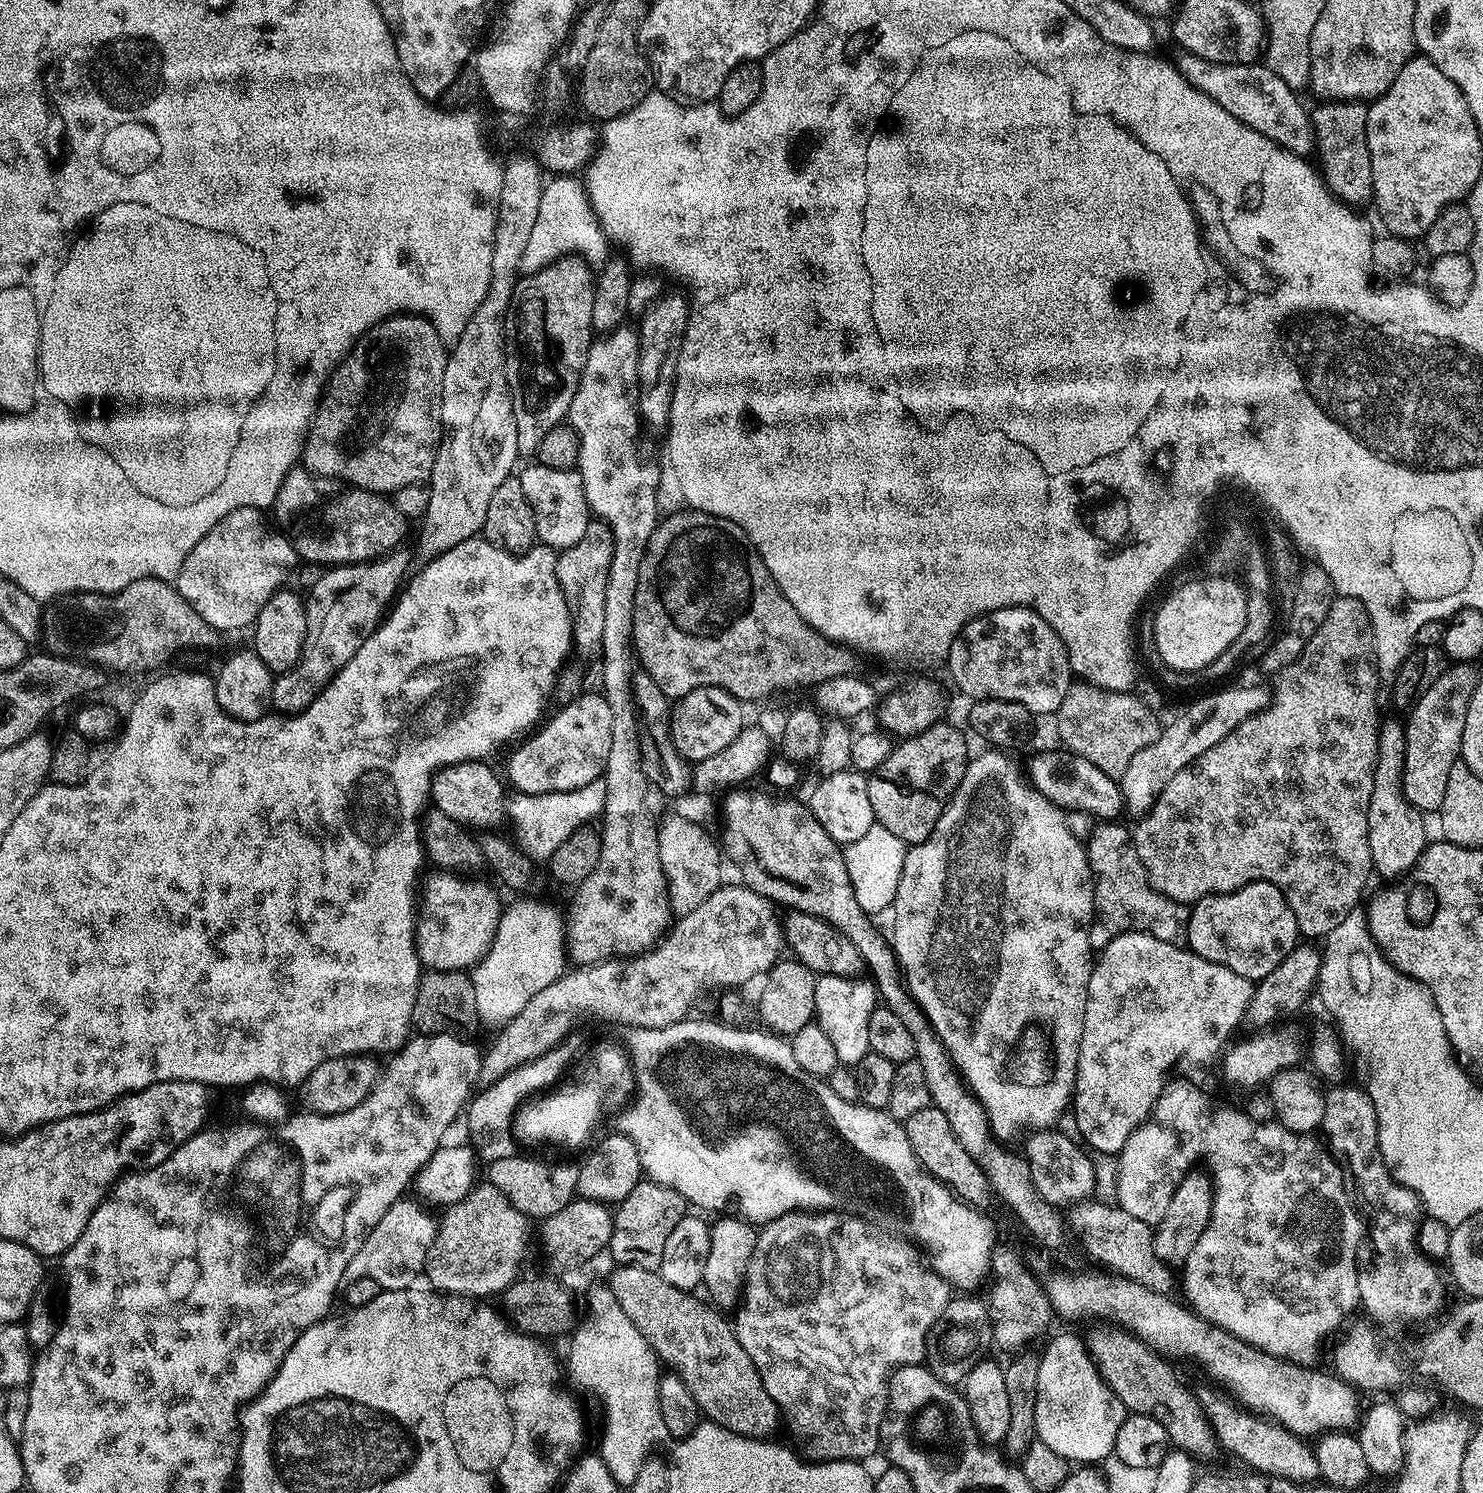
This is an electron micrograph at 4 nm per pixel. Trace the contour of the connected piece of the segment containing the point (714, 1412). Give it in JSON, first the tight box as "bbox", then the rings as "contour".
{"bbox":[610,1267,782,1440],"contour":[[[613,1267],[610,1287],[622,1306],[623,1313],[638,1328],[649,1346],[656,1352],[661,1365],[669,1364],[671,1371],[686,1382],[686,1390],[694,1394],[694,1402],[698,1402],[701,1413],[718,1426],[730,1430],[734,1434],[744,1436],[748,1440],[768,1440],[776,1432],[776,1427],[782,1424],[780,1408],[766,1394],[766,1386],[762,1386],[762,1378],[750,1362],[750,1354],[742,1350],[742,1342],[738,1342],[735,1327],[724,1321],[725,1313],[717,1310],[711,1303],[702,1301],[692,1292],[683,1292],[670,1286],[661,1278],[659,1271],[651,1268]]]}

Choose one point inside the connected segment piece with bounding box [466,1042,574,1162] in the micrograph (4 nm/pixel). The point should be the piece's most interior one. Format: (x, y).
(490, 1113)

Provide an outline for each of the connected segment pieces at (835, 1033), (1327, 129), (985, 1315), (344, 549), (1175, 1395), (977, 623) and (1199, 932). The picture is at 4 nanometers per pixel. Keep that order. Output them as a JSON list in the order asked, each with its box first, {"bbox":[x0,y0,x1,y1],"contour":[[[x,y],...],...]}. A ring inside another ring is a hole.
[{"bbox":[814,976,878,1066],"contour":[[[822,976],[817,979],[814,986],[814,1006],[816,1014],[815,1023],[822,1026],[822,1030],[826,1030],[826,1035],[830,1038],[830,1043],[834,1045],[834,1050],[838,1054],[840,1064],[844,1066],[855,1066],[858,1062],[862,1062],[862,1058],[868,1053],[870,1046],[870,1014],[874,1014],[874,1010],[878,1007],[878,993],[876,985],[871,979],[858,980],[853,976]]]},{"bbox":[1311,99,1372,206],"contour":[[[1325,99],[1315,109],[1311,109],[1312,130],[1316,134],[1316,147],[1320,160],[1324,163],[1322,175],[1324,183],[1335,196],[1339,196],[1349,206],[1371,205],[1372,163],[1370,146],[1366,146],[1366,118],[1368,104],[1359,100]]]},{"bbox":[926,1294,993,1386],"contour":[[[956,1294],[948,1302],[952,1305],[952,1320],[942,1315],[932,1327],[926,1360],[939,1380],[956,1386],[978,1361],[989,1355],[988,1348],[993,1347],[992,1319],[987,1303],[976,1294]]]},{"bbox":[291,487,406,566],"contour":[[[349,487],[337,500],[332,500],[297,536],[291,537],[297,557],[308,564],[339,566],[366,564],[369,560],[395,552],[401,547],[406,521],[387,495]]]},{"bbox":[1086,1323,1218,1458],"contour":[[[1097,1323],[1097,1328],[1092,1328],[1086,1336],[1086,1347],[1091,1359],[1096,1363],[1097,1370],[1108,1384],[1108,1389],[1119,1398],[1129,1413],[1154,1418],[1154,1422],[1162,1422],[1162,1430],[1166,1430],[1168,1439],[1173,1449],[1181,1449],[1191,1453],[1193,1457],[1200,1458],[1207,1452],[1217,1451],[1218,1445],[1204,1419],[1204,1413],[1200,1410],[1200,1403],[1195,1395],[1188,1393],[1187,1388],[1180,1384],[1175,1372],[1159,1352],[1155,1352],[1148,1344],[1143,1344],[1131,1331],[1119,1326],[1109,1326],[1107,1323]]]},{"bbox":[946,608,1074,717],"contour":[[[1003,608],[1002,610],[994,610],[988,612],[984,616],[974,618],[964,627],[958,634],[958,638],[954,638],[952,645],[946,650],[946,665],[948,664],[948,672],[952,675],[952,680],[956,683],[956,688],[964,696],[969,696],[969,701],[978,700],[1005,700],[1006,702],[1018,702],[1022,706],[1026,706],[1026,710],[1030,710],[1033,717],[1040,716],[1051,717],[1062,706],[1062,698],[1066,698],[1066,694],[1071,690],[1074,683],[1072,667],[1070,666],[1070,658],[1068,657],[1068,648],[1062,642],[1062,638],[1058,638],[1058,634],[1054,634],[1052,627],[1044,621],[1038,613],[1029,608]]]},{"bbox":[1186,880,1299,982],"contour":[[[1259,880],[1237,892],[1207,896],[1191,905],[1186,944],[1202,958],[1218,962],[1218,966],[1226,966],[1234,974],[1242,974],[1242,978],[1259,982],[1296,948],[1299,936],[1294,910],[1290,910],[1282,890]]]}]

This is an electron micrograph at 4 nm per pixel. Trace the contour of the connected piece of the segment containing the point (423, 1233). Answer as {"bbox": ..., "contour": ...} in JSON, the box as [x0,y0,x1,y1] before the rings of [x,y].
{"bbox":[345,1198,438,1290],"contour":[[[401,1198],[382,1214],[382,1218],[364,1237],[362,1246],[354,1258],[350,1258],[350,1266],[346,1266],[345,1281],[358,1278],[374,1278],[381,1289],[398,1290],[410,1288],[421,1279],[428,1263],[428,1252],[436,1240],[438,1220],[432,1217],[422,1205],[421,1201]]]}

